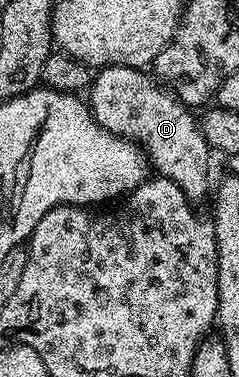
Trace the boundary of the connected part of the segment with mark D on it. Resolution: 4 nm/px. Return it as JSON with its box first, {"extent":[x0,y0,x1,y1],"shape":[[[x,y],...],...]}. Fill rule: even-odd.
{"extent":[89,66,213,200],"shape":[[[104,66],[94,75],[89,87],[90,94],[91,115],[95,117],[102,130],[108,130],[116,136],[130,138],[146,154],[154,173],[158,177],[173,180],[173,184],[177,184],[177,188],[181,188],[181,192],[185,192],[187,198],[192,200],[203,198],[207,194],[207,189],[209,189],[209,194],[212,189],[211,157],[213,157],[213,151],[205,140],[200,119],[196,115],[194,118],[191,115],[194,114],[192,107],[184,106],[170,90],[161,85],[158,78],[138,66]]]}

